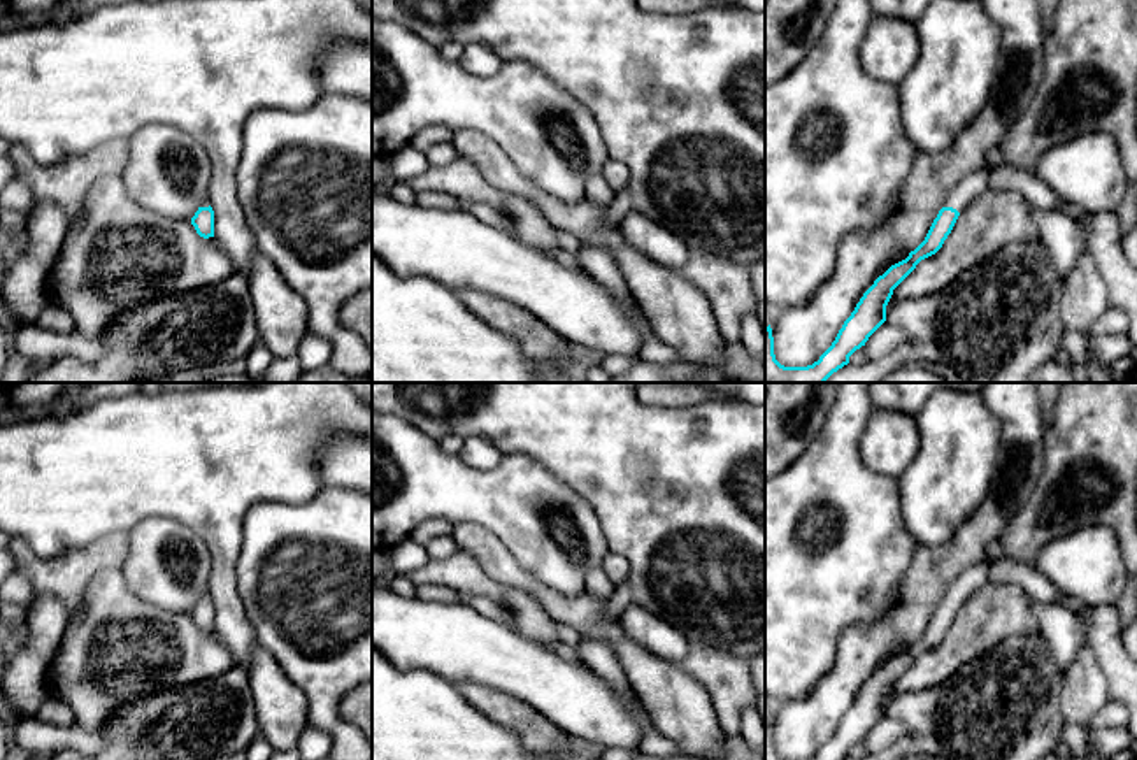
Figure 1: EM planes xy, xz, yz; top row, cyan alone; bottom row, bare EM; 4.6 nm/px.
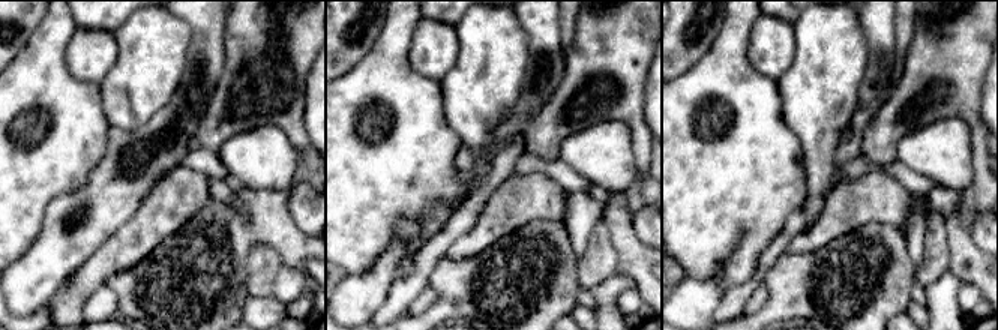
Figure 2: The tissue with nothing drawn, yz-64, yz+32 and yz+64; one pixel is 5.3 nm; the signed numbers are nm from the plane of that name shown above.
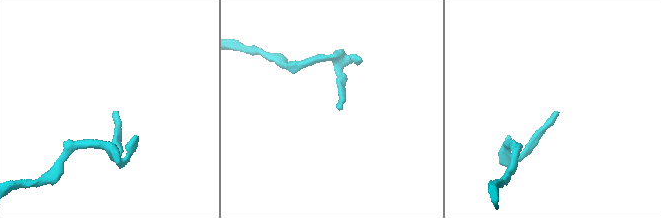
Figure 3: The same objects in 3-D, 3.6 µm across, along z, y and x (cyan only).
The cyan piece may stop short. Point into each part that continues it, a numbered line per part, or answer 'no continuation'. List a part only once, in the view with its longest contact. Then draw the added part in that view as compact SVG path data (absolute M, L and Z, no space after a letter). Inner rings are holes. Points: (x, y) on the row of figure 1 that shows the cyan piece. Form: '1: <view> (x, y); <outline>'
1: yz (972, 185); M986 163L983 168L965 176L949 193L944 207L953 207L962 212L979 193L988 188L988 177L991 165Z

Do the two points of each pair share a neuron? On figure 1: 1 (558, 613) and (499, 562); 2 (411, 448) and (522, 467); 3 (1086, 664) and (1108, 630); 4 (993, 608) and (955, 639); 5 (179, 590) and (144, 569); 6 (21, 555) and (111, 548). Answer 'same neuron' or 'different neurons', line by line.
1: same neuron
2: same neuron
3: different neurons
4: same neuron
5: same neuron
6: same neuron

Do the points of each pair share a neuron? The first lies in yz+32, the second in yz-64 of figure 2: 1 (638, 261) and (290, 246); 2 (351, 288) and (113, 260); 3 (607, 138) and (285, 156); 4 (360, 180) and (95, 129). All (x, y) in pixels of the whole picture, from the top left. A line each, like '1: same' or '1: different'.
1: same
2: different
3: same
4: same

